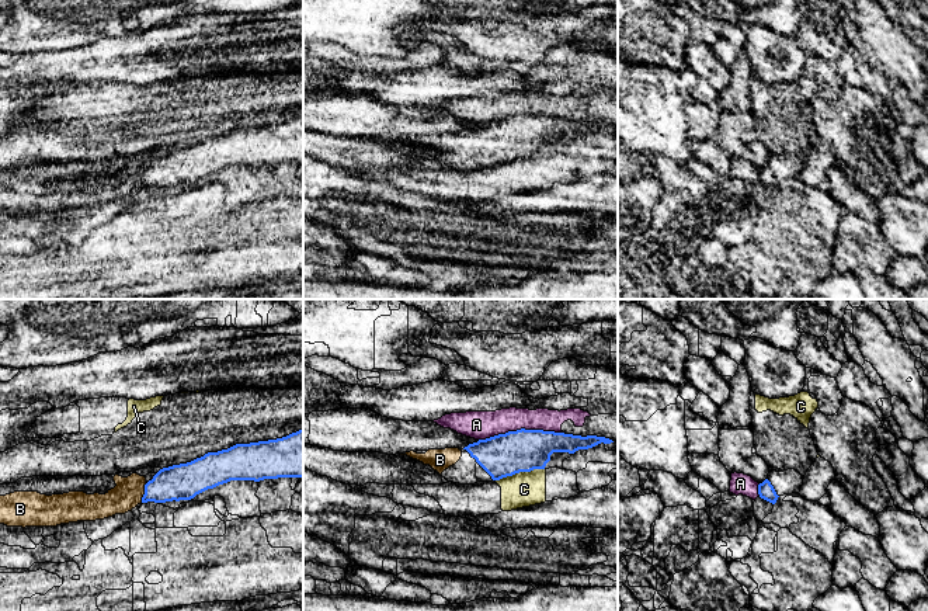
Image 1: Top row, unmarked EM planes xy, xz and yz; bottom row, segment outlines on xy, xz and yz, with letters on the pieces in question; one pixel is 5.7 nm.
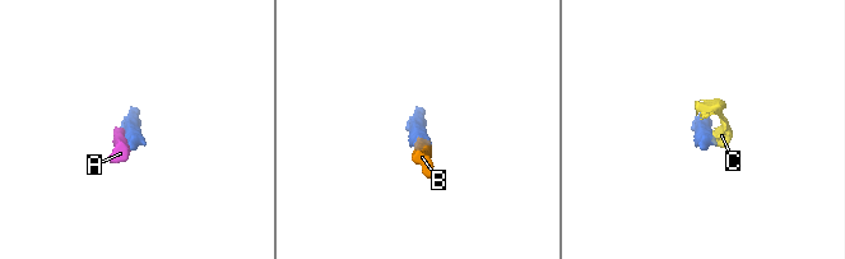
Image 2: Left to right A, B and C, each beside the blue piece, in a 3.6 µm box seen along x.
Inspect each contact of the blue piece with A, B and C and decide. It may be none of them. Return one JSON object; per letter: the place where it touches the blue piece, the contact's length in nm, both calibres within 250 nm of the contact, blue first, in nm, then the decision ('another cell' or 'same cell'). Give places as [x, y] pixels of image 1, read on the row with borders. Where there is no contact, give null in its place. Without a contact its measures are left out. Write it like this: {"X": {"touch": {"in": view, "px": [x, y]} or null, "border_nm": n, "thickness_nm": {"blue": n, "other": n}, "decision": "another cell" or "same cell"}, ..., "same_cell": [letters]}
{"A": {"touch": {"in": "xz", "px": [521, 429]}, "border_nm": 480, "thickness_nm": {"blue": 240, "other": 160}, "decision": "another cell"}, "B": {"touch": {"in": "xy", "px": [145, 493]}, "border_nm": 120, "thickness_nm": {"blue": 200, "other": 170}, "decision": "same cell"}, "C": {"touch": {"in": "xz", "px": [520, 471]}, "border_nm": 280, "thickness_nm": {"blue": 240, "other": 200}, "decision": "another cell"}, "same_cell": ["B"]}

